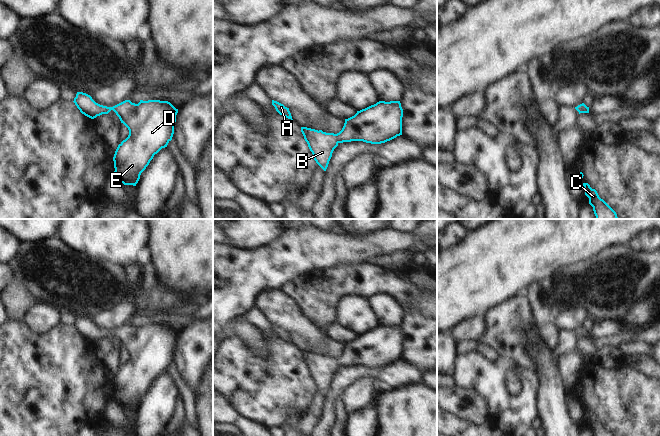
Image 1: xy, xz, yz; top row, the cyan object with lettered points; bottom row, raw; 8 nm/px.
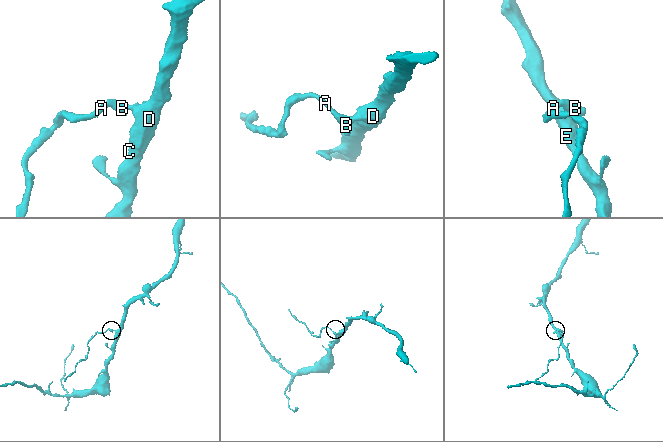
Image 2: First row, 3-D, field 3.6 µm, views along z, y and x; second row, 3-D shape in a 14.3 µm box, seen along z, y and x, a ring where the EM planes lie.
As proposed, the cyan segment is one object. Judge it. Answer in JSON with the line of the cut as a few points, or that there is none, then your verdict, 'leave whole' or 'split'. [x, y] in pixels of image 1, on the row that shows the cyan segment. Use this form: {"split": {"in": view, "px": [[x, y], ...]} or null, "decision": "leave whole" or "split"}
{"split": null, "decision": "leave whole"}

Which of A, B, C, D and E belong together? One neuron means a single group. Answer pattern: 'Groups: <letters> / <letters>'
Groups: A B C D E.

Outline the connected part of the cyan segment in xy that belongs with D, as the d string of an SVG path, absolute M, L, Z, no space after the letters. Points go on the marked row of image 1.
M77 92L73 102L91 119L113 110L128 128L128 137L118 145L113 157L114 176L124 185L136 186L154 155L172 140L178 109L168 101L140 100L135 104L125 100L107 107Z

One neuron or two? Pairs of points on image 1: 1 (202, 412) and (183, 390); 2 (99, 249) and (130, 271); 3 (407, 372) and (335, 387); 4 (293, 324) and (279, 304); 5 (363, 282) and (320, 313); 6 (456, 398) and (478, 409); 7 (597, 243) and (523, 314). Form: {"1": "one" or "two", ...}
{"1": "two", "2": "two", "3": "one", "4": "one", "5": "one", "6": "one", "7": "two"}

